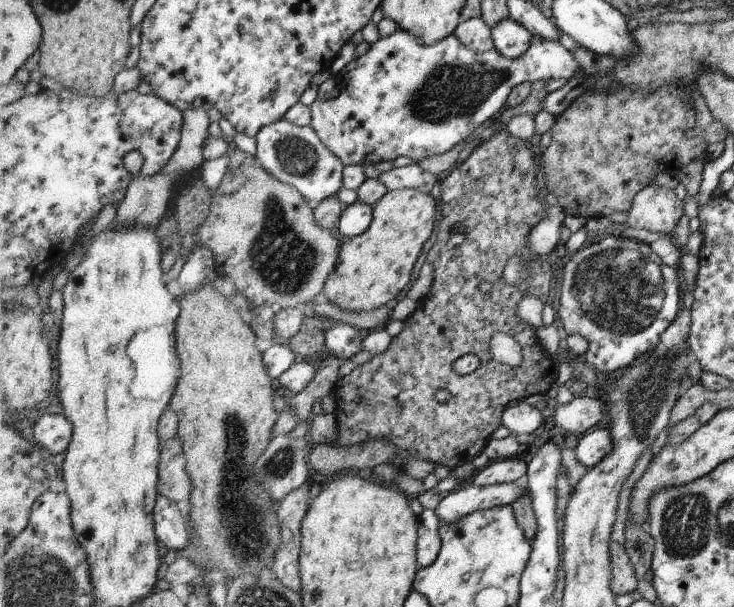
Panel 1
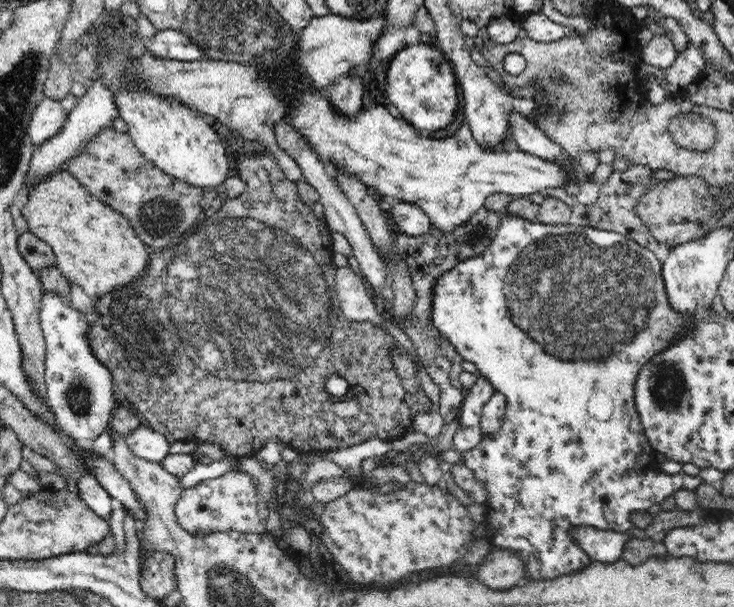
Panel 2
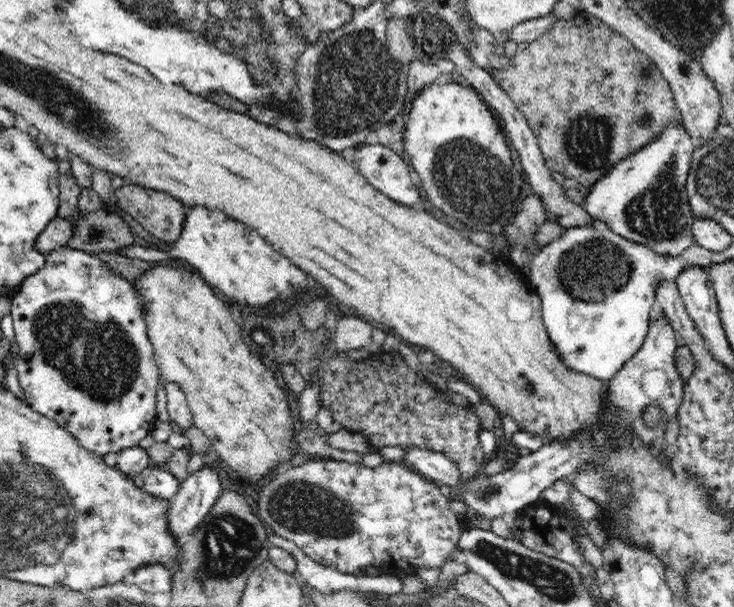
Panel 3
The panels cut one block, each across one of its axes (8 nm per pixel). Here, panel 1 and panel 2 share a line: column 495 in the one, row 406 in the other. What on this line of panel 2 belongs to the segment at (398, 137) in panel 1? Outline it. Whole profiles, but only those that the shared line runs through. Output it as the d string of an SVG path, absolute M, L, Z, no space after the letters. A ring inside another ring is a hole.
M43 291L41 298L41 329L45 338L45 383L47 406L55 415L55 424L80 444L91 444L106 431L114 408L117 388L113 373L94 356L88 330L90 322L80 310L64 304L63 295Z

